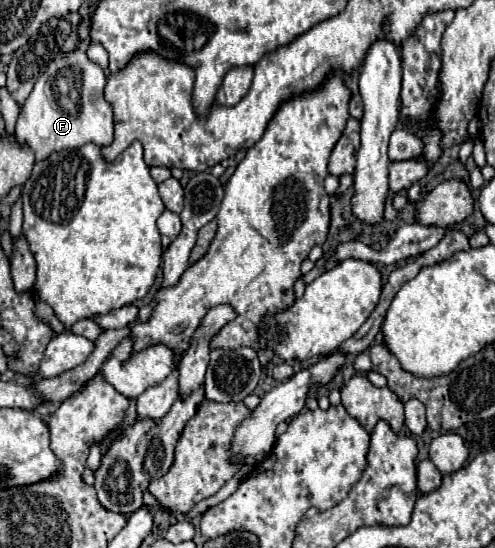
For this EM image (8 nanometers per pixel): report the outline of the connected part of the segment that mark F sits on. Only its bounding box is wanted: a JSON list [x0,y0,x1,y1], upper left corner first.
[16,50,114,162]

